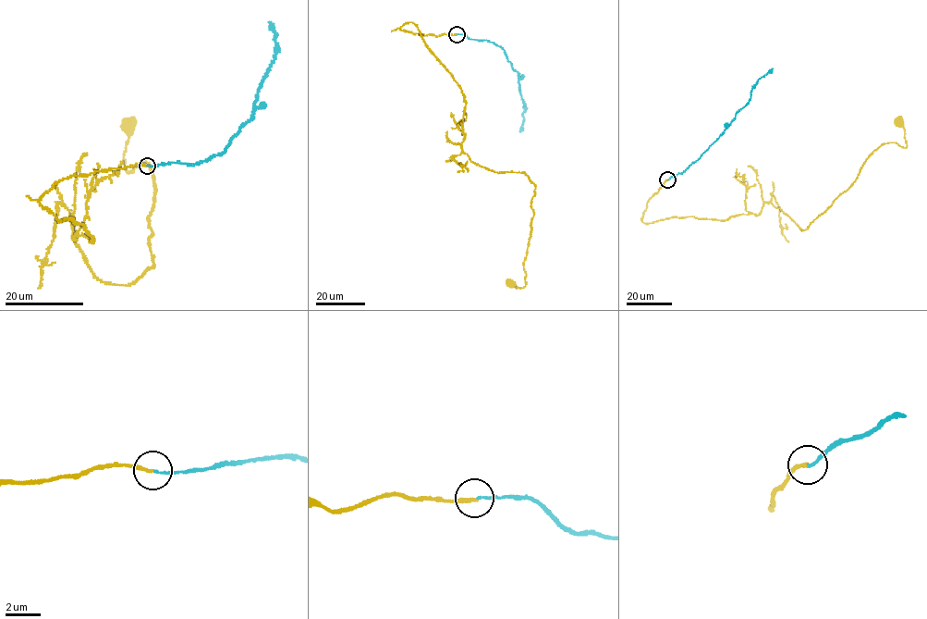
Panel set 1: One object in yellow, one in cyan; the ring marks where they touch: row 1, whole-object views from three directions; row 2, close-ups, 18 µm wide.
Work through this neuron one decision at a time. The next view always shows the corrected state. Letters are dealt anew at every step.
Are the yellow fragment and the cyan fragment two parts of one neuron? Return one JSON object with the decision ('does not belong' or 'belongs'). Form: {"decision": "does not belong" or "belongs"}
{"decision": "belongs"}

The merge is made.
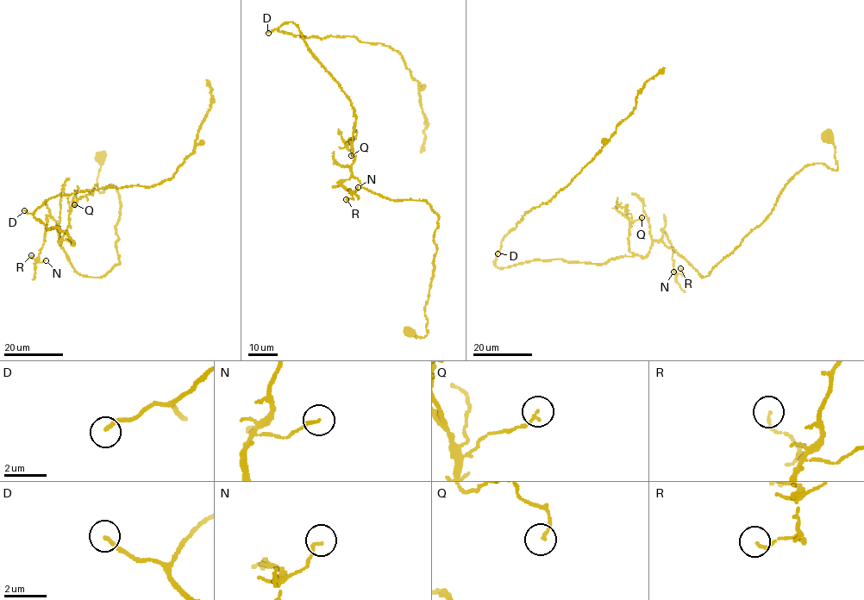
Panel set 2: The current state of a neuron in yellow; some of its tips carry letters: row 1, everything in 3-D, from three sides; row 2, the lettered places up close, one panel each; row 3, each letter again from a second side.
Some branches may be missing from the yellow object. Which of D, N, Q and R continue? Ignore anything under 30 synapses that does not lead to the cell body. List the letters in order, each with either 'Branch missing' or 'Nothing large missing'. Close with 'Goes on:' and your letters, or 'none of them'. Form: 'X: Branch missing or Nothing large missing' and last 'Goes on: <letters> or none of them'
D: Branch missing
N: Nothing large missing
Q: Nothing large missing
R: Nothing large missing
Goes on: D

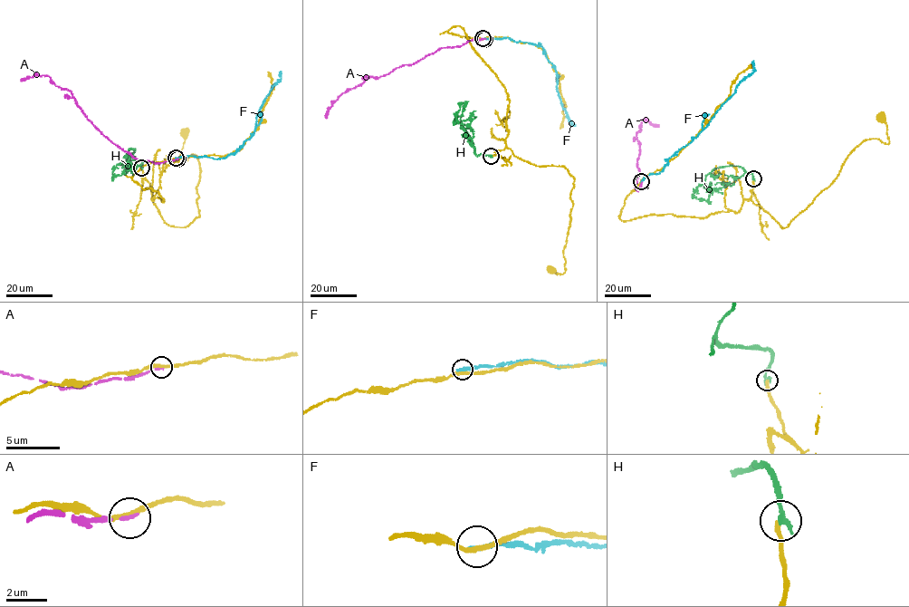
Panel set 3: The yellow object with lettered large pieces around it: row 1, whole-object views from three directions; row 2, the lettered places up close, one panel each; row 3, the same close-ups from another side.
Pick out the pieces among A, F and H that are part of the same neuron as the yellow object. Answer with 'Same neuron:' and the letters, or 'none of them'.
Same neuron: none of them

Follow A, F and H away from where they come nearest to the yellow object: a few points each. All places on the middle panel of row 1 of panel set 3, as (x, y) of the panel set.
A: (484, 39), (440, 48), (412, 64), (402, 65), (380, 77), (369, 77), (339, 96), (326, 118)
F: (483, 38), (505, 37), (540, 45), (555, 72), (557, 91), (574, 124), (570, 125)
H: (491, 156), (475, 153), (471, 138), (462, 127), (463, 115), (456, 118), (455, 123), (460, 107), (457, 103)

